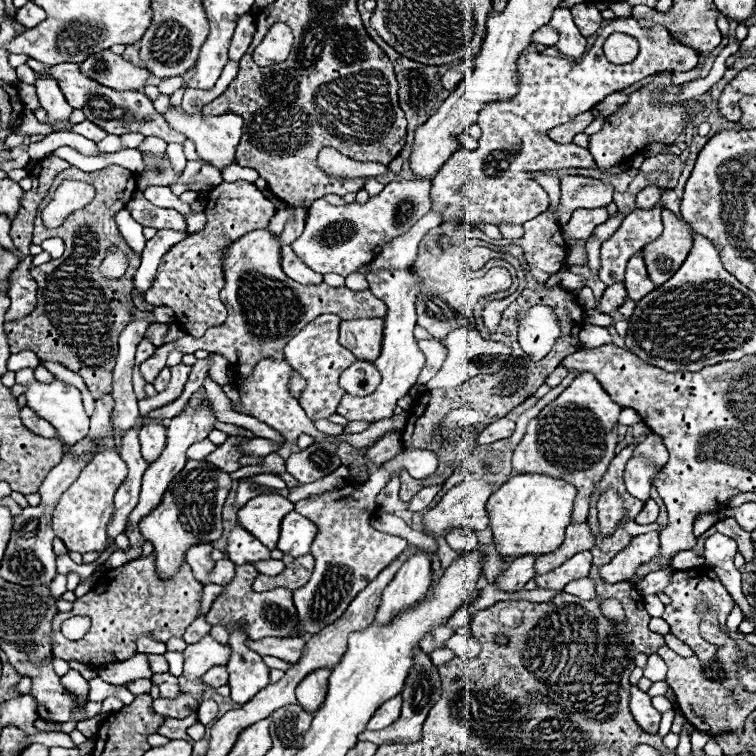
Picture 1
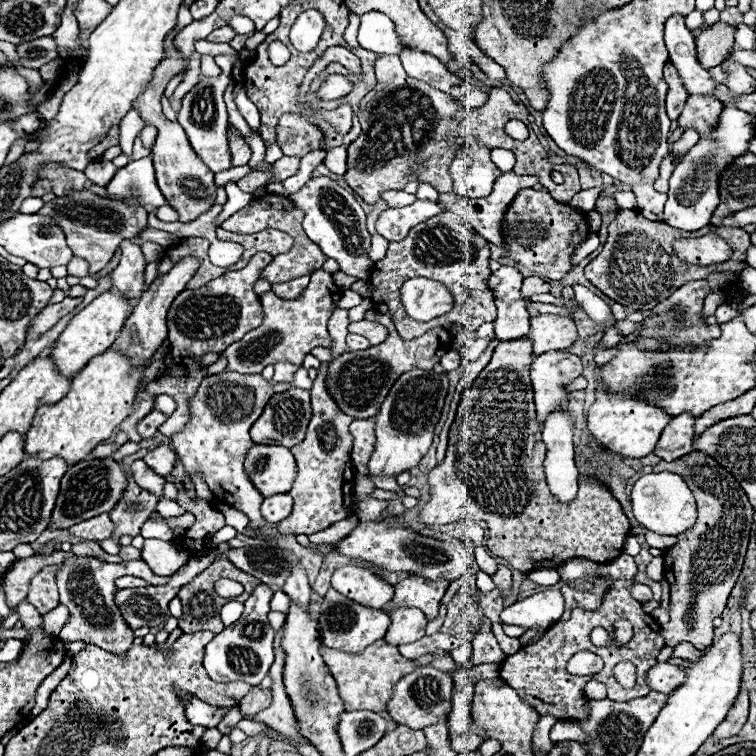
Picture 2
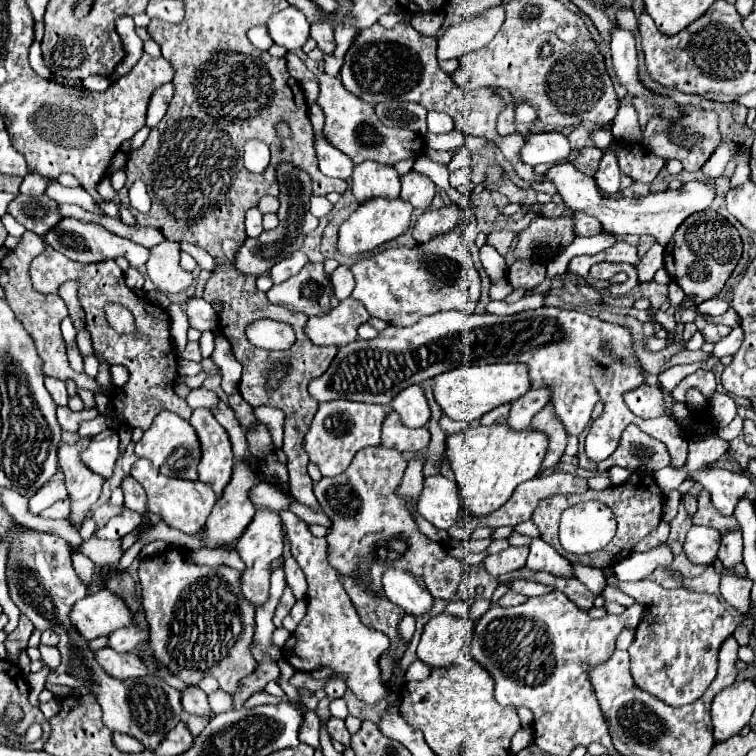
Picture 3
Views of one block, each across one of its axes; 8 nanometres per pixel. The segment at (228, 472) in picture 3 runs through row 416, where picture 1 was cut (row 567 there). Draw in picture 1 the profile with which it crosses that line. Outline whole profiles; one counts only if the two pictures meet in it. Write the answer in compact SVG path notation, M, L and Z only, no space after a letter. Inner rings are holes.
M198 544L198 546L192 546L186 554L186 562L190 564L192 572L194 572L194 578L200 582L200 584L210 584L210 572L214 570L214 560L210 558L212 554L212 544Z

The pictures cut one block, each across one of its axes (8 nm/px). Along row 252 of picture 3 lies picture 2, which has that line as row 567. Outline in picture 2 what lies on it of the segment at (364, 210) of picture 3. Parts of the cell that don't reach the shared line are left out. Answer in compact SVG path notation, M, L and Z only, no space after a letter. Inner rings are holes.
M342 566L332 576L332 588L348 600L358 602L372 610L382 610L394 594L394 586L380 580L368 568Z

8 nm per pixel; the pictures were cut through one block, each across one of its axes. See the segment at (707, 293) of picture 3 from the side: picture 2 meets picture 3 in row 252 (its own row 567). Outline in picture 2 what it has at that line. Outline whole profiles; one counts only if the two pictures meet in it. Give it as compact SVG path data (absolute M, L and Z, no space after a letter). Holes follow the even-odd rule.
M694 450L672 462L660 460L653 467L653 473L662 471L684 478L698 500L698 520L692 530L680 534L678 544L664 554L664 578L670 584L670 622L660 628L660 634L664 634L666 646L690 642L702 650L712 644L712 620L724 612L730 590L742 570L754 510L736 478L706 452Z

